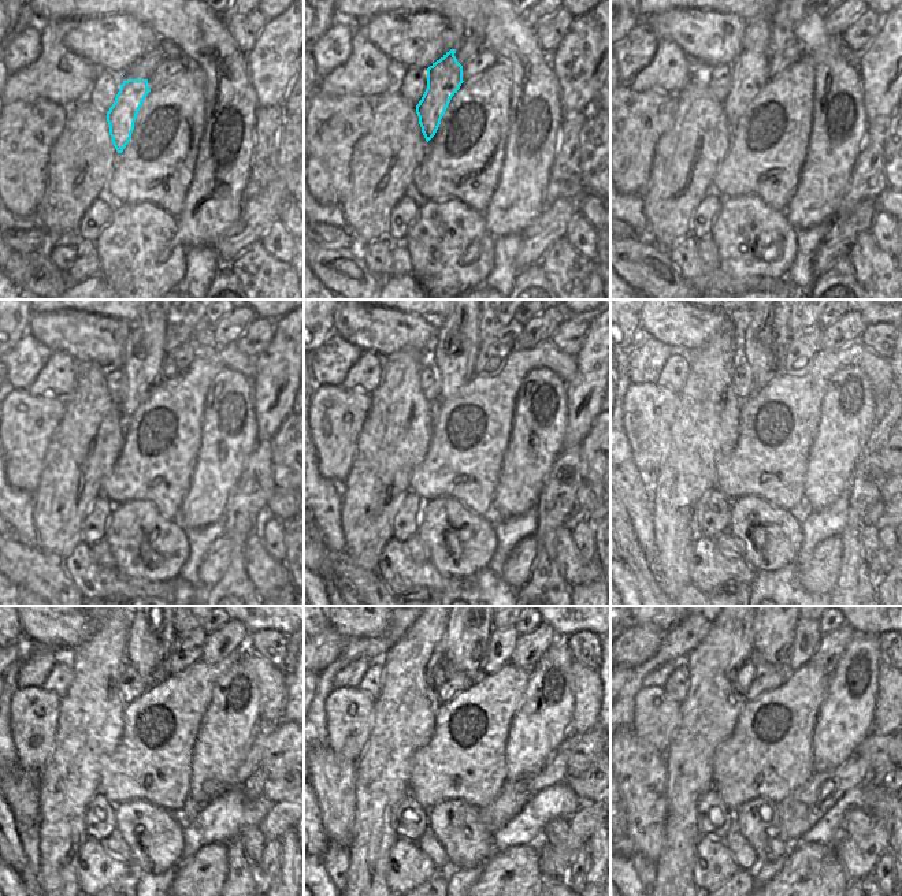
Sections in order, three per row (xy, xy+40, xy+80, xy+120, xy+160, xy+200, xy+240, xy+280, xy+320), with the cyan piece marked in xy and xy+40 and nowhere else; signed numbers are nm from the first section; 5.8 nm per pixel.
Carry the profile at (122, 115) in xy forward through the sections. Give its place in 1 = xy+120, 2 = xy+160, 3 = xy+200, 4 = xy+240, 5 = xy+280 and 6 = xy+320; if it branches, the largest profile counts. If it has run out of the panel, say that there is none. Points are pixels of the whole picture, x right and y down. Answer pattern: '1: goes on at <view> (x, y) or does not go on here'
1: goes on at xy+120 (144, 357)
2: goes on at xy+160 (456, 344)
3: goes on at xy+200 (764, 334)
4: goes on at xy+240 (152, 634)
5: goes on at xy+280 (467, 634)
6: goes on at xy+320 (772, 634)

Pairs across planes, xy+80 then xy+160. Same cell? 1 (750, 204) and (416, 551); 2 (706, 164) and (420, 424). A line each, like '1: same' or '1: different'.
1: different
2: same

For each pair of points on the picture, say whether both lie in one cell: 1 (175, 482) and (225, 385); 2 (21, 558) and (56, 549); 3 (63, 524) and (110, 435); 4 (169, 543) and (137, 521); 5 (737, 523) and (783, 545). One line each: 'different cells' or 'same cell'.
1: different cells
2: different cells
3: same cell
4: same cell
5: same cell

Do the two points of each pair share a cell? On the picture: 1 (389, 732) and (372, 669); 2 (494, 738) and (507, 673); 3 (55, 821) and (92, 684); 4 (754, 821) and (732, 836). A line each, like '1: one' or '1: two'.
1: two
2: one
3: one
4: two

